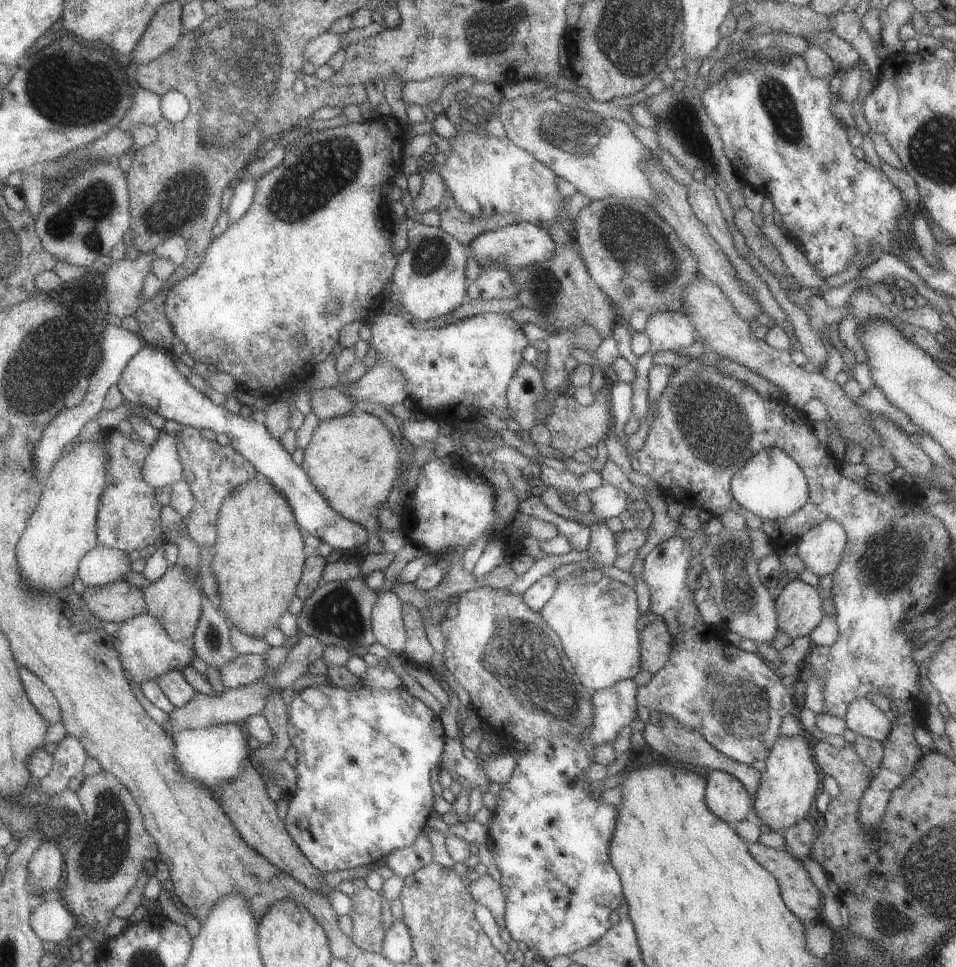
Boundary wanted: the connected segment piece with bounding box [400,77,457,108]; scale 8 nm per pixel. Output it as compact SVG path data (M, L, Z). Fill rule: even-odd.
M433 77L422 81L406 82L400 90L400 99L404 106L417 104L421 108L433 101L437 101L441 90L450 82L457 80L455 77Z

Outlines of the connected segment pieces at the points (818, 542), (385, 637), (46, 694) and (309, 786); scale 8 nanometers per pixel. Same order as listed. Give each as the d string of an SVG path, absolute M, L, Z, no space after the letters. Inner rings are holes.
M834 520L817 521L796 542L796 555L817 578L833 574L846 545L846 532Z
M393 591L378 594L371 609L371 624L376 642L394 655L402 655L406 639L401 618L402 602Z
M18 665L17 672L24 693L37 711L37 714L43 719L43 722L46 722L49 726L55 724L55 722L60 722L61 713L58 702L47 686L24 666Z
M329 685L308 687L293 695L288 707L287 732L290 745L296 750L296 764L294 766L294 778L296 782L295 793L290 795L287 814L282 818L284 829L300 850L300 853L324 875L328 872L339 872L349 870L357 866L369 866L372 863L382 862L392 850L408 847L413 844L417 835L426 828L425 821L432 811L433 796L436 790L431 786L431 768L440 766L440 758L444 745L443 727L439 717L423 704L420 700L413 698L403 686L393 690L373 690L362 685L361 688L349 687L334 688ZM300 815L305 816L308 822L306 830L297 828Z

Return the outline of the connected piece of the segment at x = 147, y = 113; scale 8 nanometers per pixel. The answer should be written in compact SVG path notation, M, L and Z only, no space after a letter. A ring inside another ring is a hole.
M139 86L132 96L133 104L121 118L118 126L129 131L136 124L153 125L160 118L160 96Z

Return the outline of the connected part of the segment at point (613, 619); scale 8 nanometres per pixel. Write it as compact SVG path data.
M564 576L538 613L559 637L579 682L589 692L632 679L641 670L636 629L641 614L635 591L621 582L602 576L599 582L585 584L578 578Z

